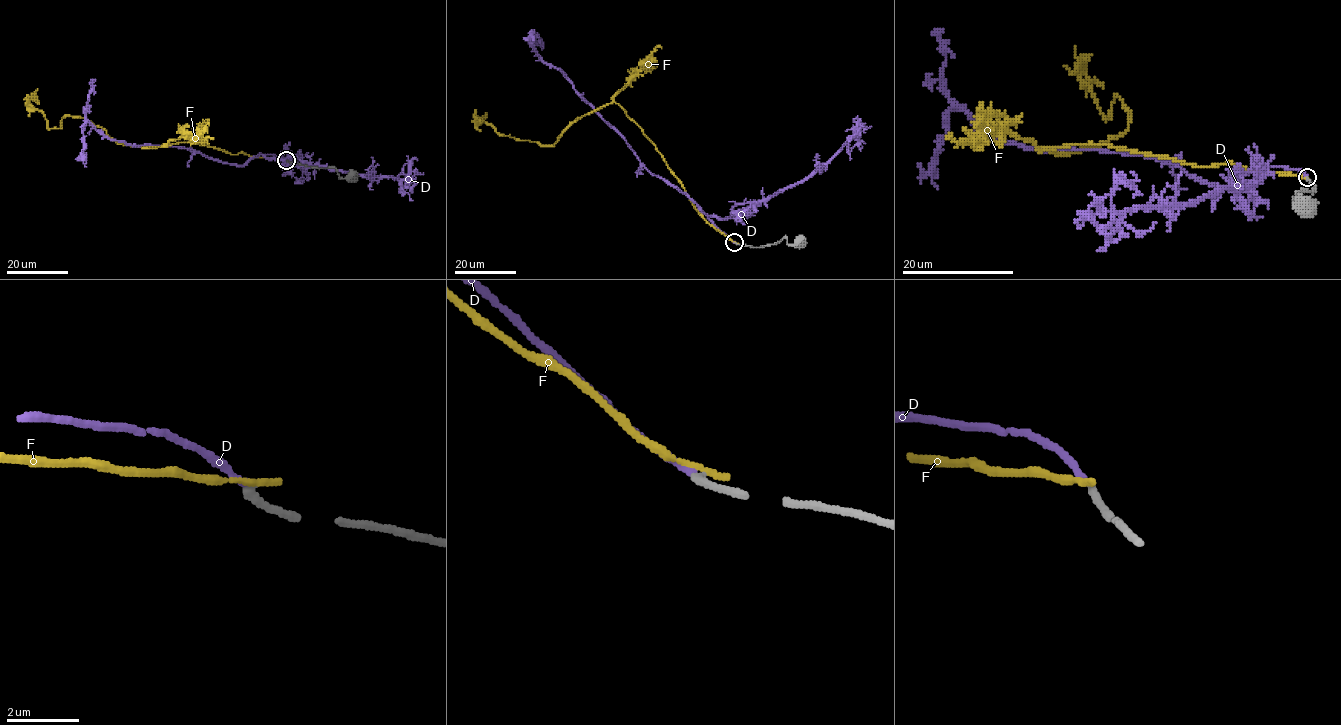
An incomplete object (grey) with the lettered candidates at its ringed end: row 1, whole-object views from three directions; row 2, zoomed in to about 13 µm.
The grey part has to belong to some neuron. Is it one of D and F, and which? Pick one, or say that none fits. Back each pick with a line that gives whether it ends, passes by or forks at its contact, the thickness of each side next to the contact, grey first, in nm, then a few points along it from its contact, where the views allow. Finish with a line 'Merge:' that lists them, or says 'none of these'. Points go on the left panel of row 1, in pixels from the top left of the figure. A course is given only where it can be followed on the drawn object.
D: it ends; calibres 240 and 190 nm; course (287, 160), (258, 154), (242, 165), (234, 165), (178, 147), (115, 141), (86, 121), (86, 166)
Merge: D

